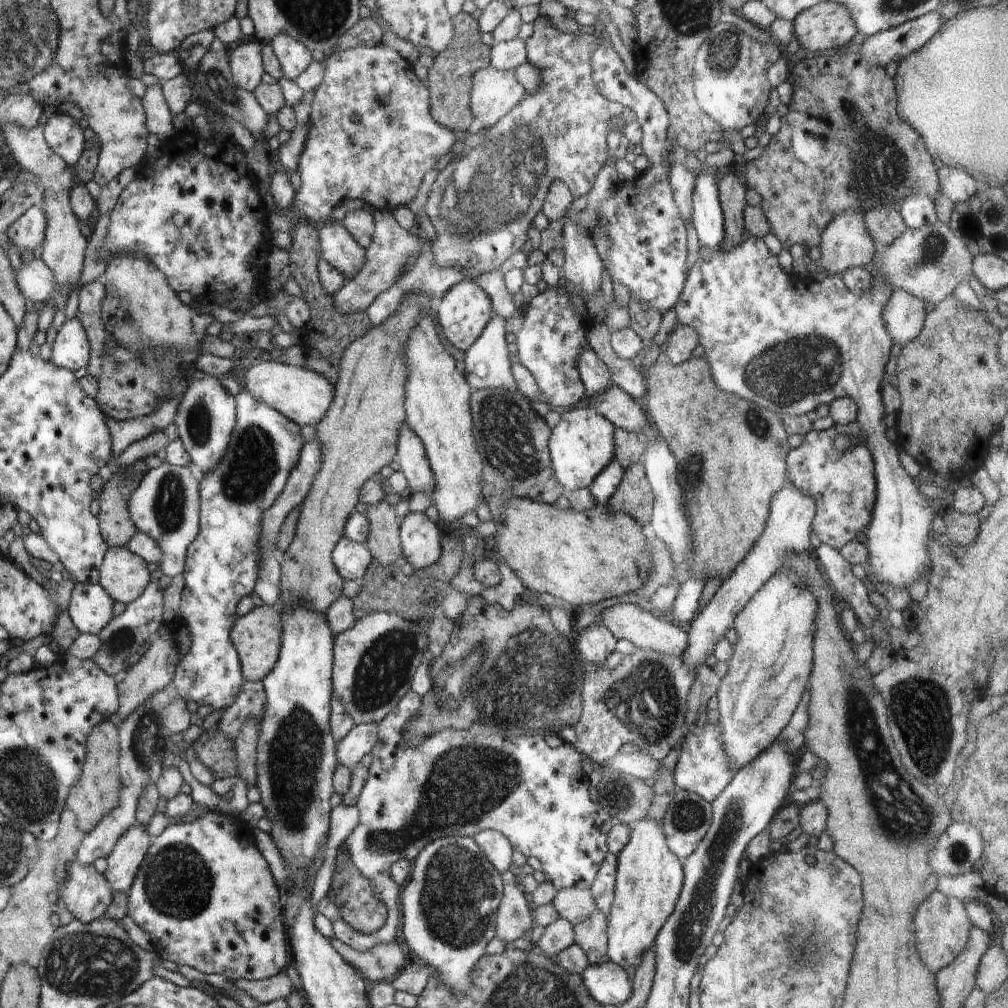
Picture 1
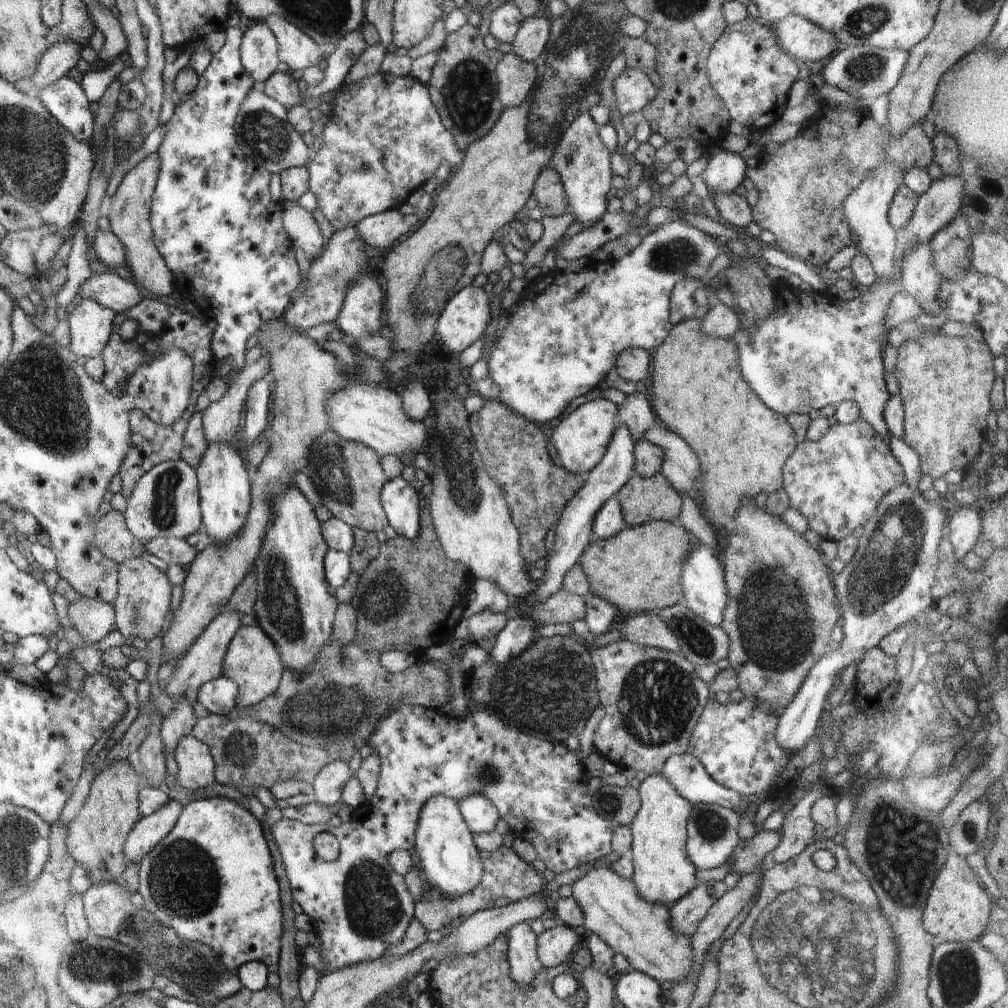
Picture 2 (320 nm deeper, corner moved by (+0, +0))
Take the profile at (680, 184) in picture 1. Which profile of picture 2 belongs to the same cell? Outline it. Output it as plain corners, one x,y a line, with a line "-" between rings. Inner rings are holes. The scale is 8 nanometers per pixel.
688,279
678,283
669,296
669,322
673,325
686,319
701,319
708,312
709,300
704,281

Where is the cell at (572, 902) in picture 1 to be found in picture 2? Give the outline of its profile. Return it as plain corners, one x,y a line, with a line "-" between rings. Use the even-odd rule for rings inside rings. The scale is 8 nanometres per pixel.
611,864
592,867
582,878
576,880
572,886
572,892
572,898
576,900
576,904
580,906
582,916
584,916
582,933
600,938
608,944
611,951
624,955
634,971
650,976
658,984
681,982
686,976
690,976
690,972
694,968
692,940
690,940
690,936
684,936
670,928
670,912
668,912
670,906
663,906
661,903
648,903
644,898
640,898
632,879
618,876

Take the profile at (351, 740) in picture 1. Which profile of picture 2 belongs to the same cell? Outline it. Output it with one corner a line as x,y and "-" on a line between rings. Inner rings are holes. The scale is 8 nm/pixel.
334,760
326,764
316,775
313,782
314,800
324,807
332,806
341,800
341,794
346,782
353,777
354,772
348,763

